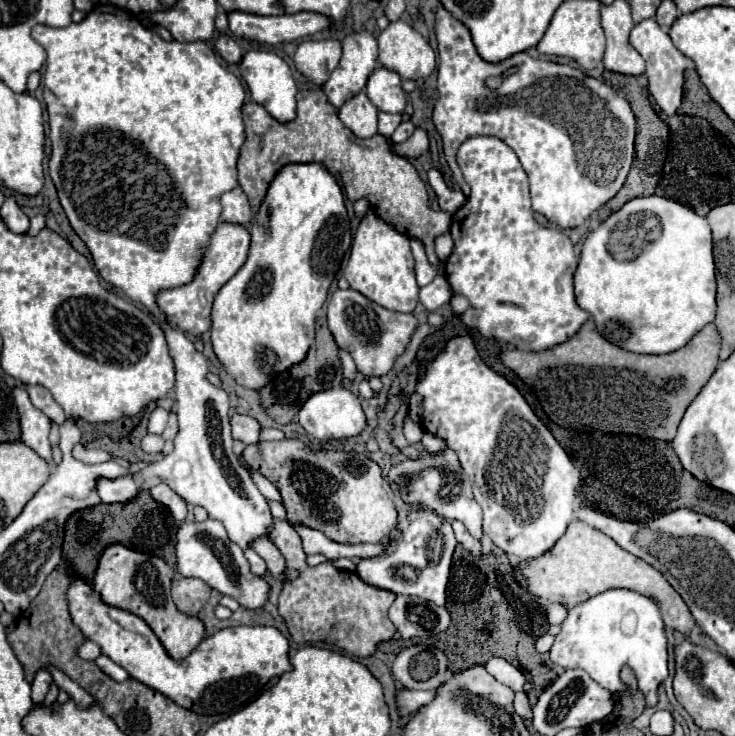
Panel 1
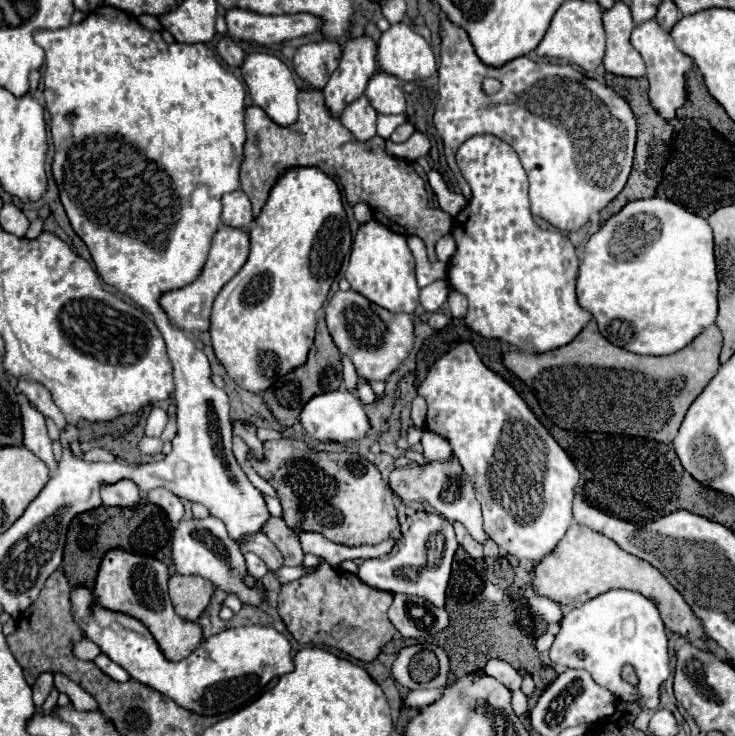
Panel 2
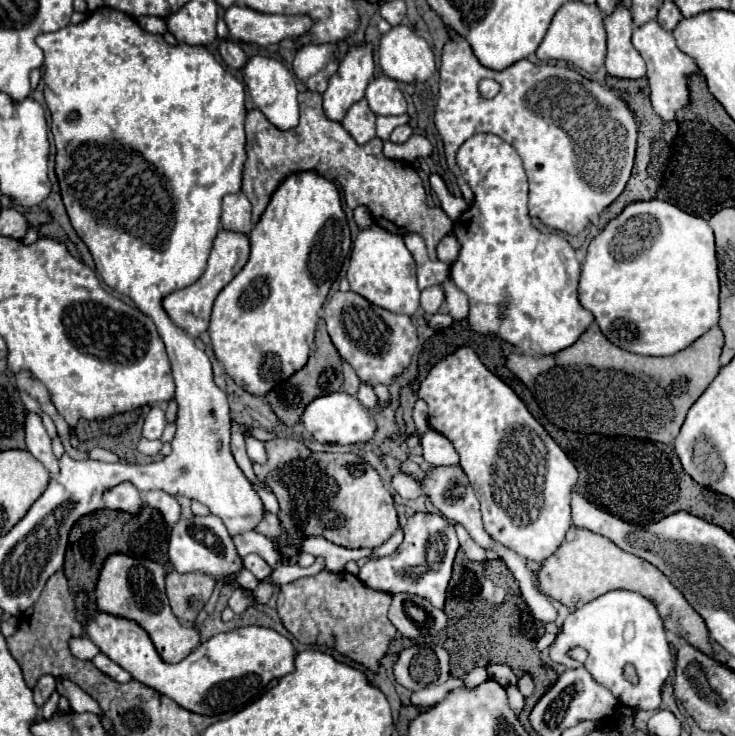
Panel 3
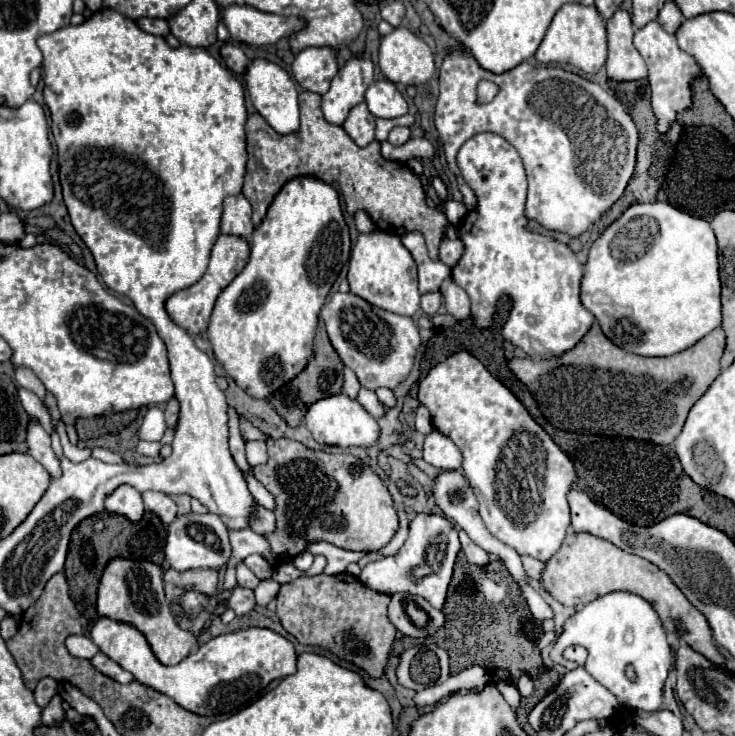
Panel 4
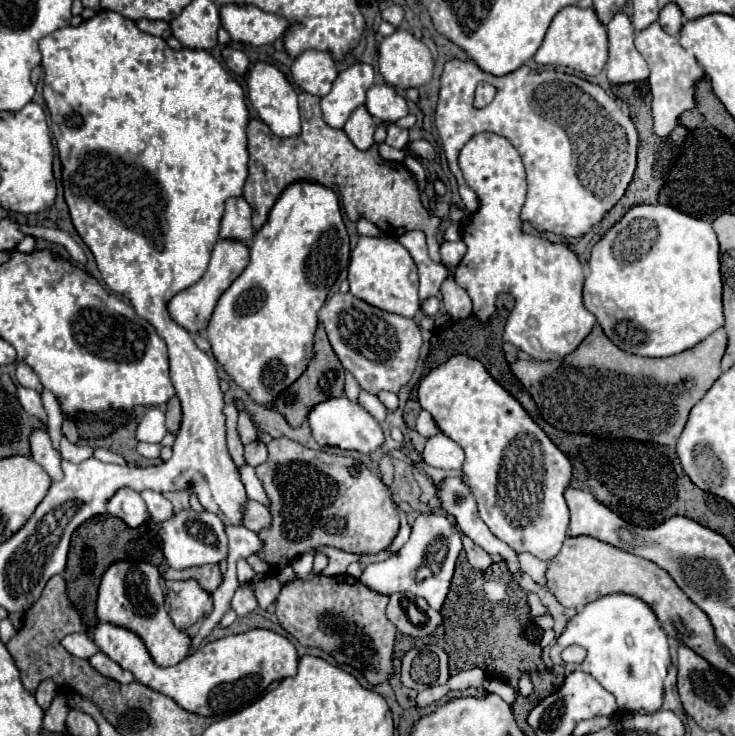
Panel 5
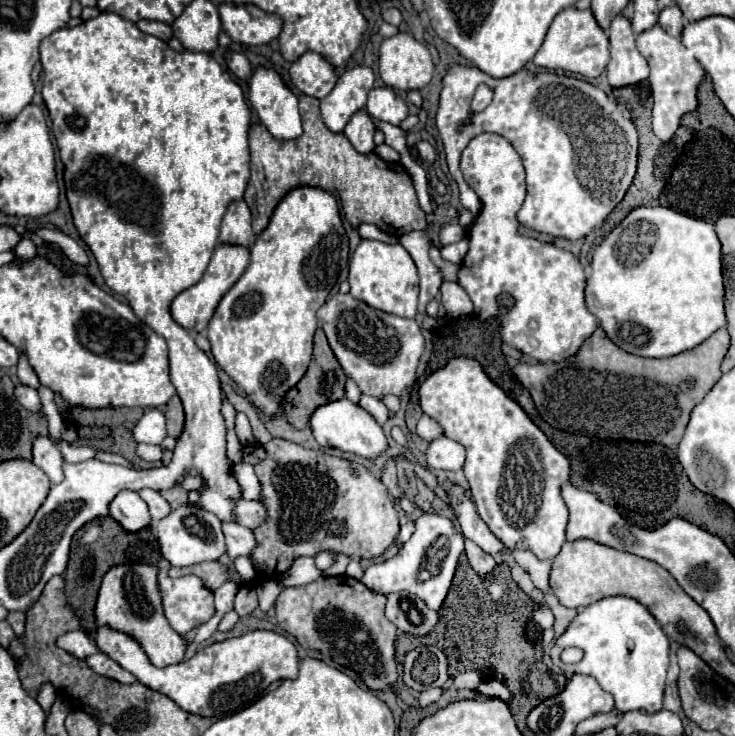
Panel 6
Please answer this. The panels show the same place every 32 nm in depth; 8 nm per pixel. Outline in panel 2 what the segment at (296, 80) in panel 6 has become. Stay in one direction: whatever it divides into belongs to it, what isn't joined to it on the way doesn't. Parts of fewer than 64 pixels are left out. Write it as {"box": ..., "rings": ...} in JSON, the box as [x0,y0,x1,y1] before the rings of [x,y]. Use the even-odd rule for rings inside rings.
{"box":[294,40,342,90],"rings":[[[334,40],[308,42],[296,50],[294,70],[296,74],[314,90],[322,90],[330,78],[330,74],[338,68],[338,58],[342,50]]]}

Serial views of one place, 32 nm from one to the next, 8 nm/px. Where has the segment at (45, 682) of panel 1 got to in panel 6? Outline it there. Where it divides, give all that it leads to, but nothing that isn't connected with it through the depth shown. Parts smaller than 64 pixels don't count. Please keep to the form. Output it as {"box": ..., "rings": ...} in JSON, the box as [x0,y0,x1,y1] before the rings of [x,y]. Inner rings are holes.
{"box":[36,684,56,714],"rings":[[[44,684],[44,688],[40,690],[40,694],[38,694],[36,700],[42,706],[42,710],[48,714],[50,708],[52,708],[52,704],[54,704],[54,700],[56,700],[56,690],[52,688],[52,684]]]}

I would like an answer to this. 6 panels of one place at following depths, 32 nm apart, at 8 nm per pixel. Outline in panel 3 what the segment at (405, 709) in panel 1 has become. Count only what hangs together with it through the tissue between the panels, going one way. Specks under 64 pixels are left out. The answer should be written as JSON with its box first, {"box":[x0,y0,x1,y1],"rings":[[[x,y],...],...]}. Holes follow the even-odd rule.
{"box":[412,686,450,706],"rings":[[[432,686],[432,688],[426,688],[424,692],[414,692],[412,704],[414,706],[434,706],[448,694],[448,690],[450,690],[448,686]]]}

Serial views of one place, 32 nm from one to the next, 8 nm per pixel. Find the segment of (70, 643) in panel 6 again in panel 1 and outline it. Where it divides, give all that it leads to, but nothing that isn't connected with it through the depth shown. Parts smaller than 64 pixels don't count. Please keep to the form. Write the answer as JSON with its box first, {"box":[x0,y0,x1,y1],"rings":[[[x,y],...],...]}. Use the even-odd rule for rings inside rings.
{"box":[78,640,102,660],"rings":[[[84,640],[84,642],[78,646],[78,656],[80,656],[82,660],[96,660],[100,654],[102,654],[100,646],[94,644],[94,642],[90,642],[90,640]]]}

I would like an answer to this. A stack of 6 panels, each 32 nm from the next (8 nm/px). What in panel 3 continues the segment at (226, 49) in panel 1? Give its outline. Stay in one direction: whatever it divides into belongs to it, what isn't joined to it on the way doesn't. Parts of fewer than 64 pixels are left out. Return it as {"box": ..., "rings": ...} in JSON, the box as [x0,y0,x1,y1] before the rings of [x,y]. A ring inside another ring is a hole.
{"box":[220,40,246,70],"rings":[[[222,40],[222,42],[220,42],[220,56],[222,56],[222,60],[224,60],[230,68],[234,68],[234,70],[242,70],[244,64],[246,64],[246,54],[244,54],[242,48],[240,48],[236,42],[232,42],[232,40]]]}

